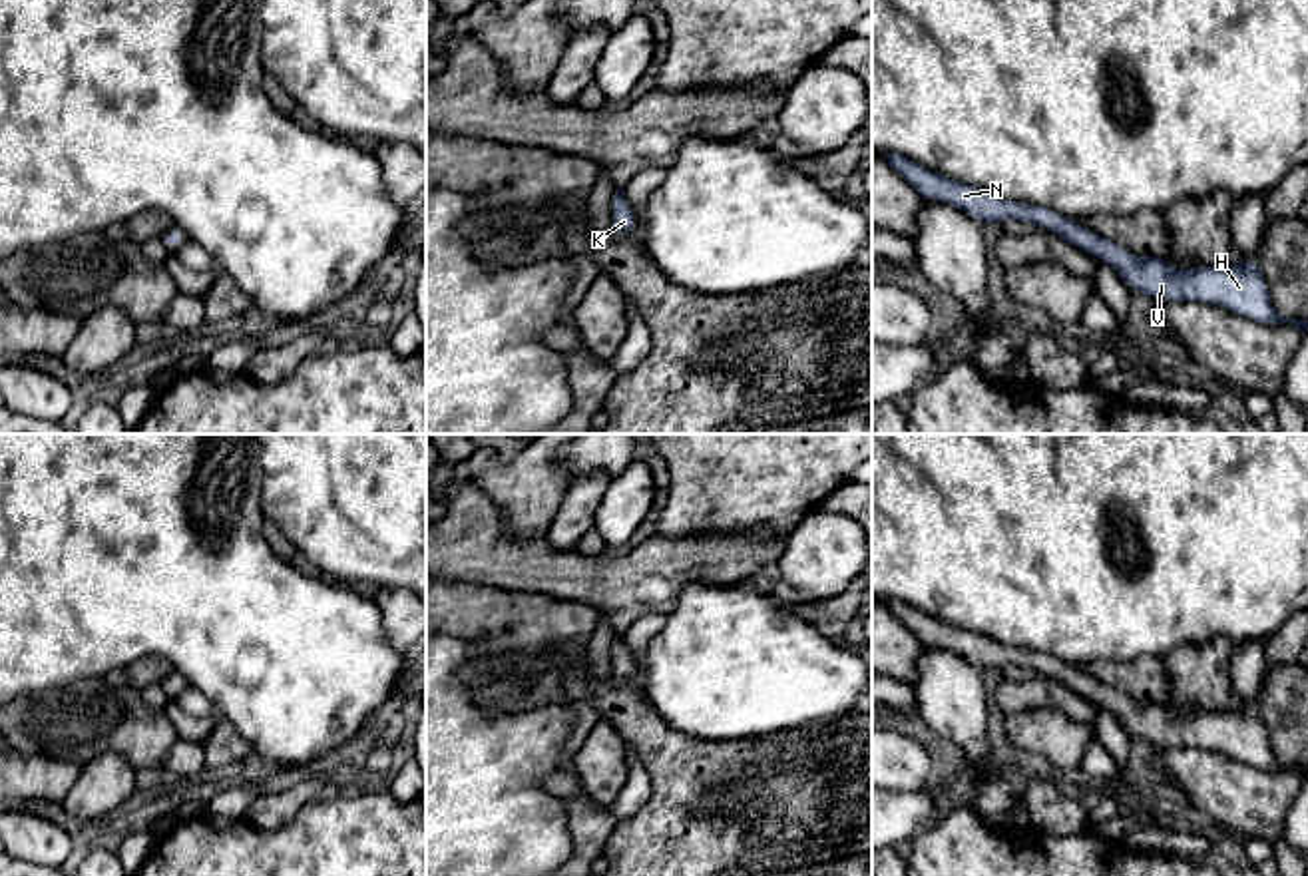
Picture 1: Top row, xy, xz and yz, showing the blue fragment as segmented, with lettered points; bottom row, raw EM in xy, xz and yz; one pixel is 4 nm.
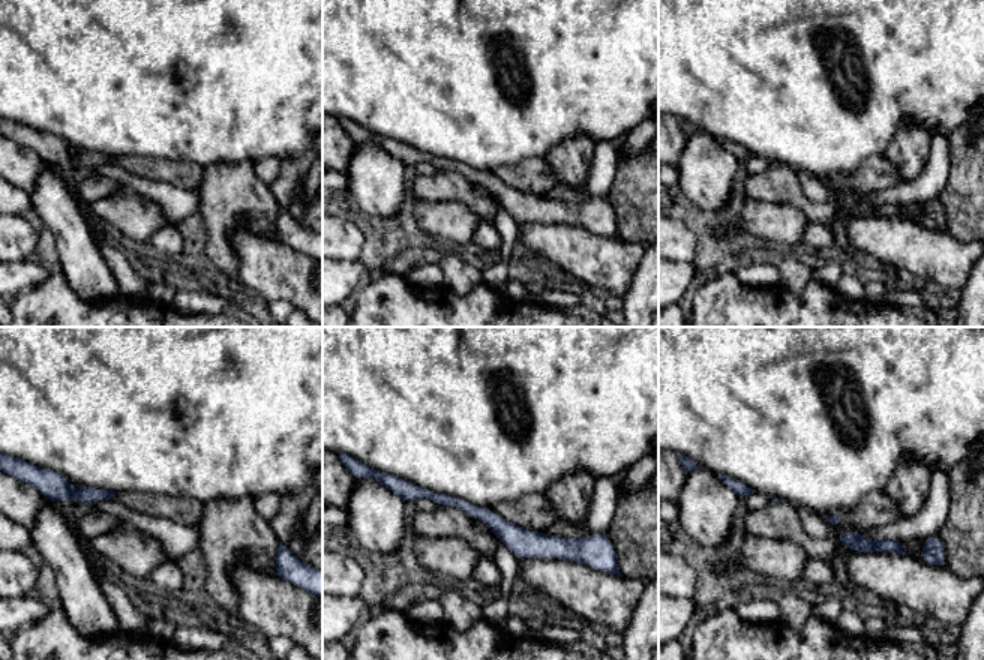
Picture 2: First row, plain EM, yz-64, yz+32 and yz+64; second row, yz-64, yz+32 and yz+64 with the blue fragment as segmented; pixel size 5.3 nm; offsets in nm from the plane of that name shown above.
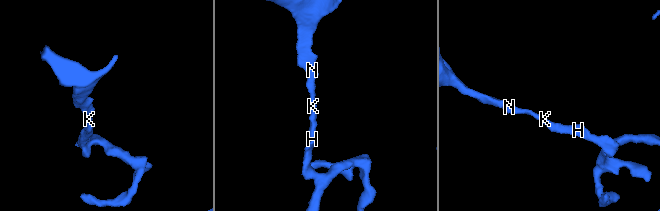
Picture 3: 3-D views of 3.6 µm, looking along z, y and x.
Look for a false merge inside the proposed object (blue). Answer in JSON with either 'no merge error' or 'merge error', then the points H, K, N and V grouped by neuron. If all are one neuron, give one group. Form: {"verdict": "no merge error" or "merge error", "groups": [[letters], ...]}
{"verdict": "no merge error", "groups": [["H", "K", "N", "V"]]}

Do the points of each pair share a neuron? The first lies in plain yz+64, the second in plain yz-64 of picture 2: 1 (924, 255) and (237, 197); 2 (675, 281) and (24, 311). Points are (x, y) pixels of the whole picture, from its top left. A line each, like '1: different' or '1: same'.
1: different
2: different

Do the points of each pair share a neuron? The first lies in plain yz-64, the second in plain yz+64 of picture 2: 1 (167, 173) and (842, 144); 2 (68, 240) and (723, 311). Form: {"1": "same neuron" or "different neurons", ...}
{"1": "different neurons", "2": "different neurons"}

